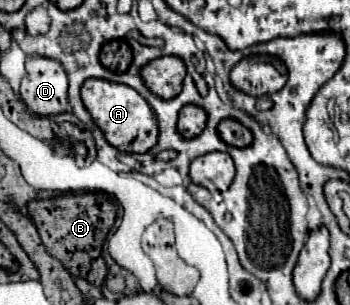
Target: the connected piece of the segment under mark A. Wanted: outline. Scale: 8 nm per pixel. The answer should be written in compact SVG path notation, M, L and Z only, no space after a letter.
M86 79L82 85L82 101L94 123L102 129L106 141L124 153L146 153L158 141L158 119L148 101L132 87L106 79Z

